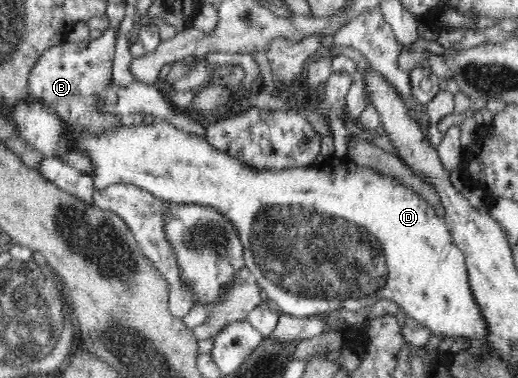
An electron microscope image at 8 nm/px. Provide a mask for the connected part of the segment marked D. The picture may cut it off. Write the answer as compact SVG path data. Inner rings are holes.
M156 120L155 123L145 125L144 123L134 126L132 122L126 121L124 124L100 128L96 133L90 133L86 129L80 129L78 139L72 137L76 133L70 127L70 138L72 143L66 145L68 151L79 151L83 157L89 159L91 165L92 185L95 190L102 191L110 185L125 183L138 186L141 190L146 190L153 197L160 198L161 202L171 204L200 204L208 208L216 208L222 216L228 217L232 224L239 229L239 235L244 245L244 263L251 272L251 279L266 291L269 299L272 299L279 309L288 315L297 318L308 317L324 312L334 311L334 309L348 309L358 311L362 307L370 306L379 299L389 299L395 301L399 308L404 310L404 314L414 318L420 325L428 328L432 335L444 335L444 337L464 337L470 343L470 353L474 355L486 355L486 341L489 341L488 323L483 319L479 311L479 304L476 303L475 295L470 288L469 274L465 267L465 256L462 251L453 243L452 235L442 217L438 216L435 207L429 204L420 194L402 185L396 178L388 176L382 172L358 166L348 157L338 157L333 154L327 157L317 166L302 166L300 171L280 171L280 175L252 175L252 171L244 171L240 163L232 163L228 155L220 155L220 151L208 145L205 138L199 135L190 135L182 131L167 121Z

